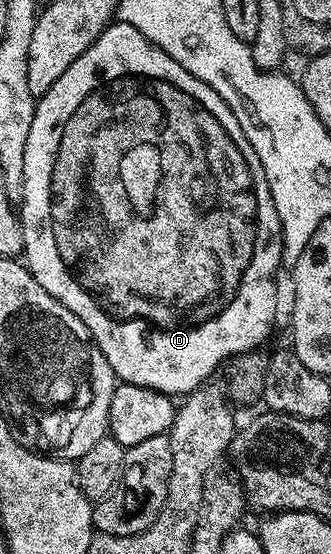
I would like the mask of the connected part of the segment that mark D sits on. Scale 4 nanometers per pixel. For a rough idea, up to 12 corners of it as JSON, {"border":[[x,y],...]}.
{"border":[[111,22],[37,100],[24,262],[121,382],[261,348],[232,109]]}

